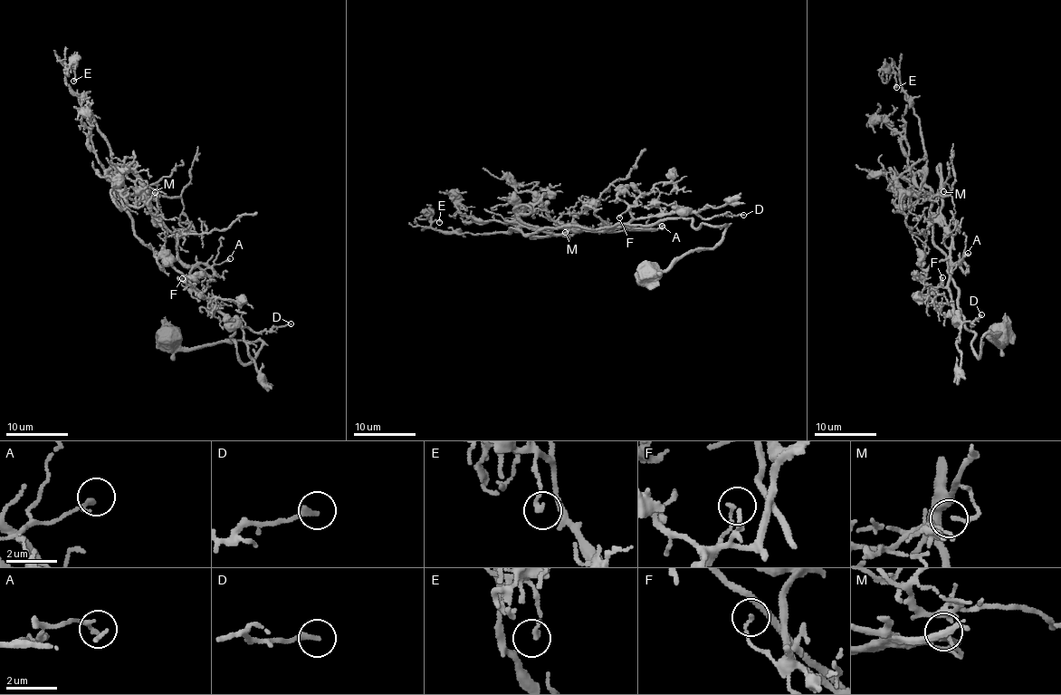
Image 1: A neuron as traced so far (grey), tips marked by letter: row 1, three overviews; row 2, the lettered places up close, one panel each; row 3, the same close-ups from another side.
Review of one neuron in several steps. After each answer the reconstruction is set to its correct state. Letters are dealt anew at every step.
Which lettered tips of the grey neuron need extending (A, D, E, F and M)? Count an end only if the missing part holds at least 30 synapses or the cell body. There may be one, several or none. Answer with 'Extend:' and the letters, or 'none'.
Extend: none

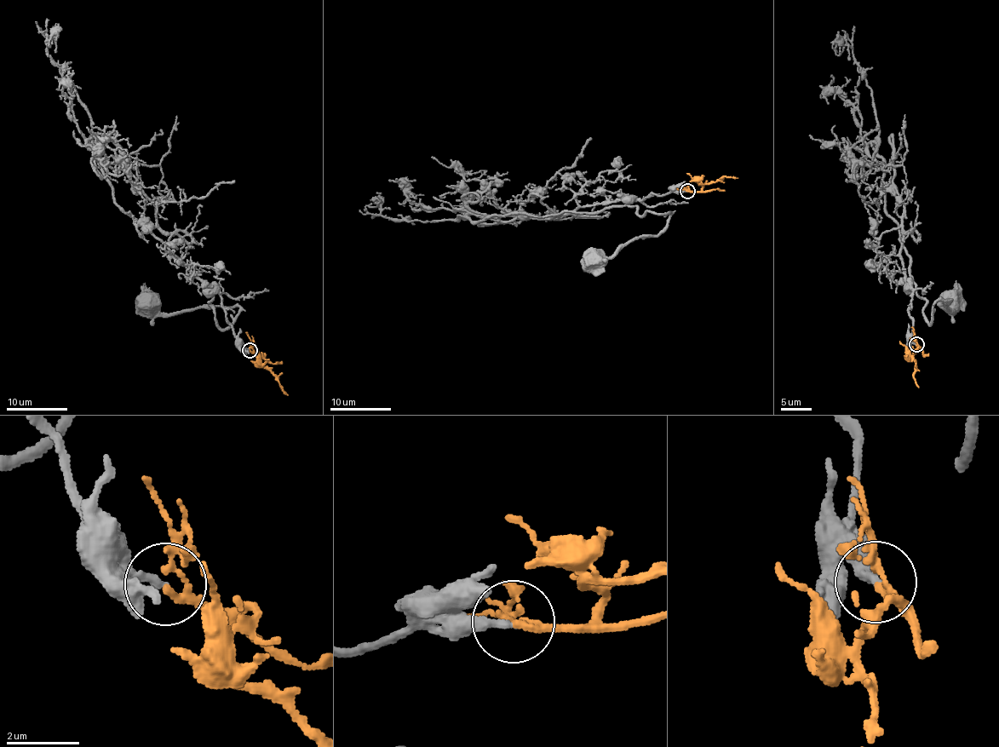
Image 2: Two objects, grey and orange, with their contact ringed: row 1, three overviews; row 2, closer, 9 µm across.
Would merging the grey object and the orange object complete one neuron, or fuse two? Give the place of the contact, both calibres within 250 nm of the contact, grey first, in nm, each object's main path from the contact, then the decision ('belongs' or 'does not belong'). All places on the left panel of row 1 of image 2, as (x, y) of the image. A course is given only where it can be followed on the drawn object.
at (249, 350); 240 nm thick on the grey side, 150 nm on the other; grey runs (249, 349), (235, 336), (222, 298), (196, 275), (226, 329), (238, 307), (163, 313), (153, 301); orange runs (250, 349), (264, 354), (260, 363), (268, 370), (288, 395); belongs

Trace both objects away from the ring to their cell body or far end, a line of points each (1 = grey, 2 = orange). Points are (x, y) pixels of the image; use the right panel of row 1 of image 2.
1: (915, 344), (904, 277), (927, 301), (929, 324), (932, 305), (950, 300), (944, 302), (952, 310), (951, 299)
2: (915, 344), (921, 348), (918, 347), (913, 357), (916, 363), (913, 375), (919, 387)

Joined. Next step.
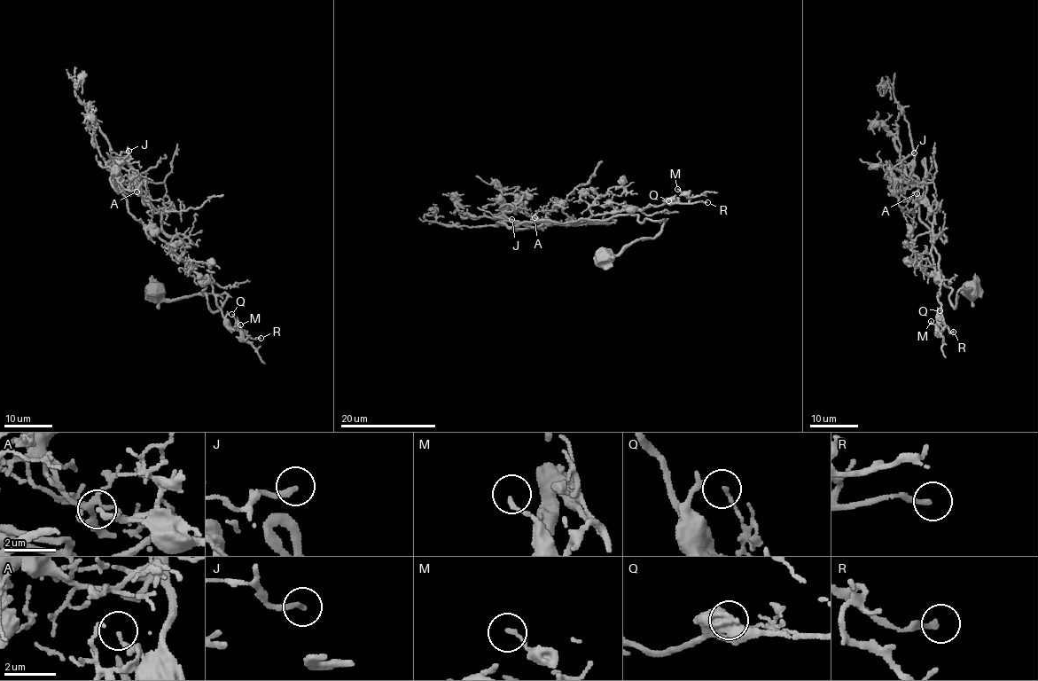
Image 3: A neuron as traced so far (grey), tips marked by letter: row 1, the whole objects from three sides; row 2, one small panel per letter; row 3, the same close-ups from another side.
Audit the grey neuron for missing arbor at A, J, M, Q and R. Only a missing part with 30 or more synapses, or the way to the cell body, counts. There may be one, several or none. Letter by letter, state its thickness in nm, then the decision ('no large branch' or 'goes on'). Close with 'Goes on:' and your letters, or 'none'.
A: 180 nm | goes on
J: 190 nm | goes on
M: 130 nm | no large branch
Q: 110 nm | no large branch
R: 200 nm | no large branch
Goes on: A, J

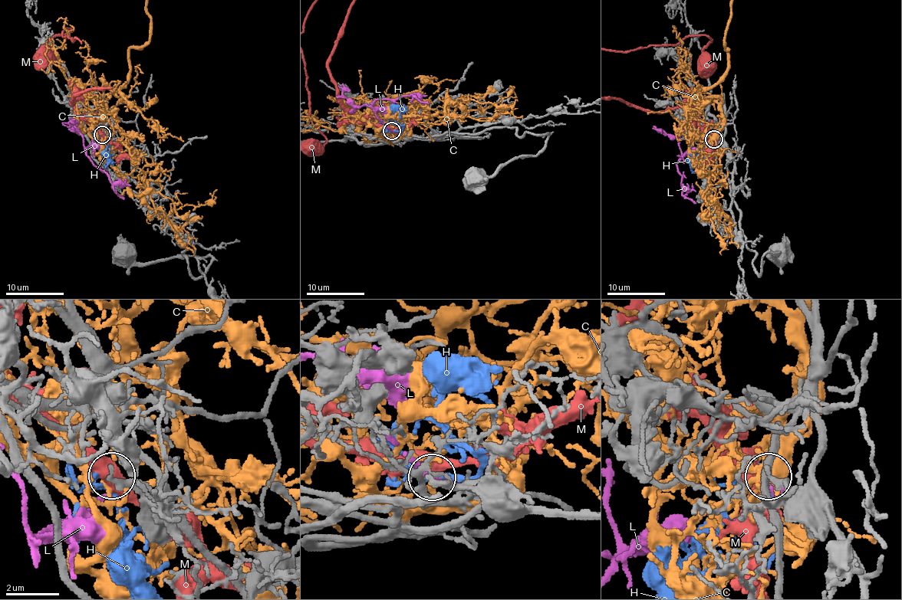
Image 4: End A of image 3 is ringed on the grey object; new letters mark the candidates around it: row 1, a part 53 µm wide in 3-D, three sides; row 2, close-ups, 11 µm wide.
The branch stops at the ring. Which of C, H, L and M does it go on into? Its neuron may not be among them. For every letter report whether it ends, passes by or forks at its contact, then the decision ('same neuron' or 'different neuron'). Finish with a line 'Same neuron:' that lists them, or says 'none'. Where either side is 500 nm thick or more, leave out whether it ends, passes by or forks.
C: it ends; different neuron
H: it forks; same neuron
L: it ends; different neuron
M: it passes by; different neuron
Same neuron: H

